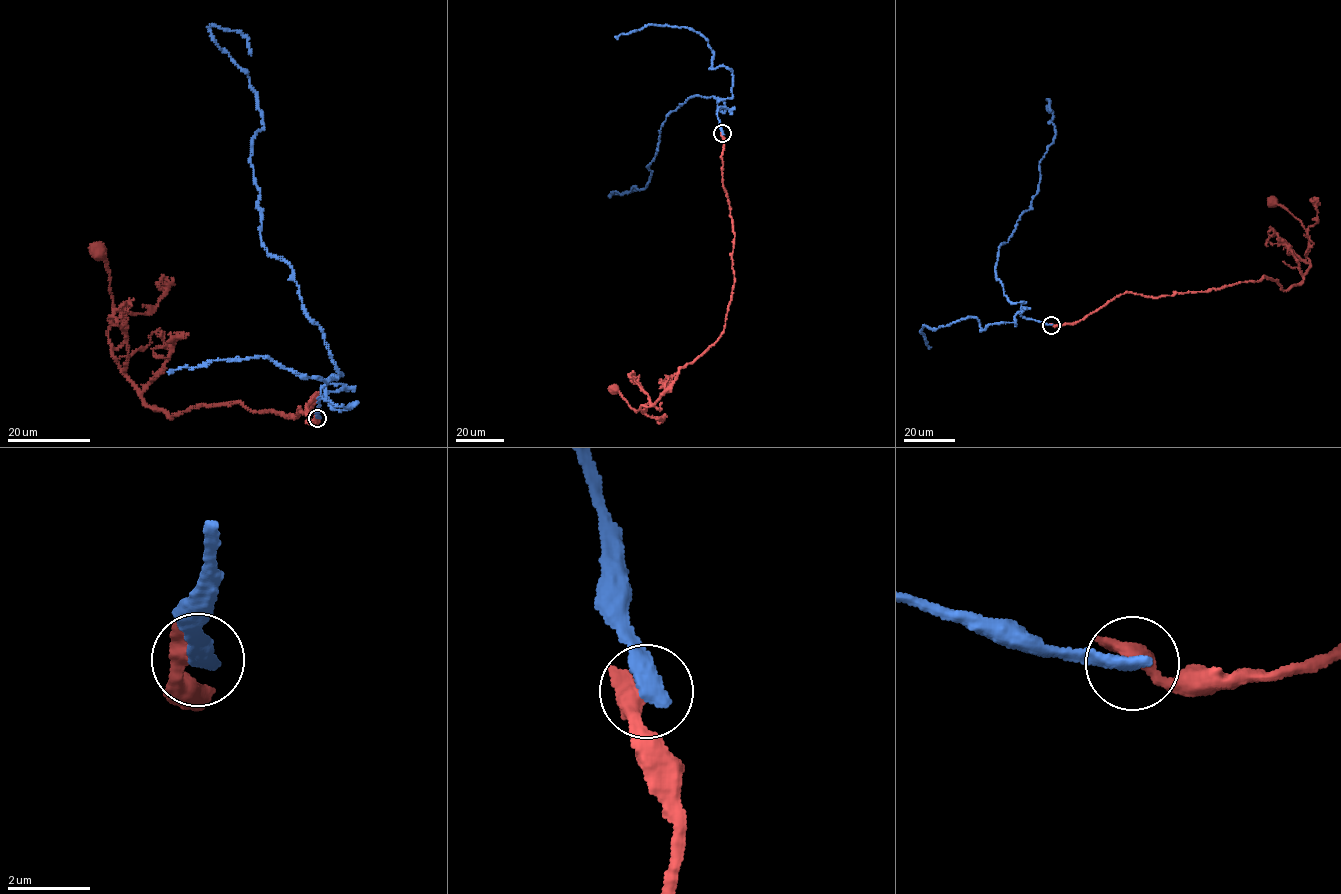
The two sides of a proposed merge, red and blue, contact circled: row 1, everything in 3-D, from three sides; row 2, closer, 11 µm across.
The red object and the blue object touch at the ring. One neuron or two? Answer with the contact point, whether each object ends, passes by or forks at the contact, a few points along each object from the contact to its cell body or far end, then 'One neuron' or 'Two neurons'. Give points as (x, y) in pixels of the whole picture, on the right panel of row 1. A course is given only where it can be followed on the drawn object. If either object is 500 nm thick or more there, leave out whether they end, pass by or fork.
Place: (1051, 325). Course of red: (1051, 324), (1127, 292), (1264, 276), (1296, 285), (1310, 265), (1307, 232), (1270, 201). Course of blue: (1051, 325), (1024, 318), (1024, 302), (1008, 300), (995, 268), (1038, 188), (1055, 135), (1050, 111). Two neurons

